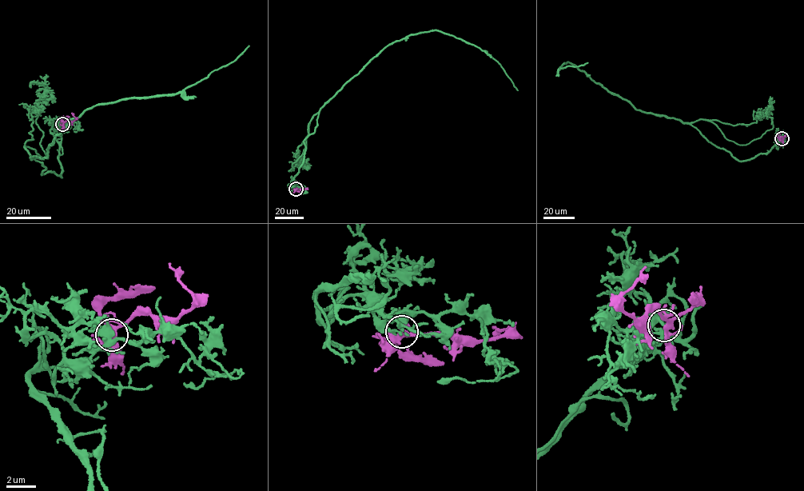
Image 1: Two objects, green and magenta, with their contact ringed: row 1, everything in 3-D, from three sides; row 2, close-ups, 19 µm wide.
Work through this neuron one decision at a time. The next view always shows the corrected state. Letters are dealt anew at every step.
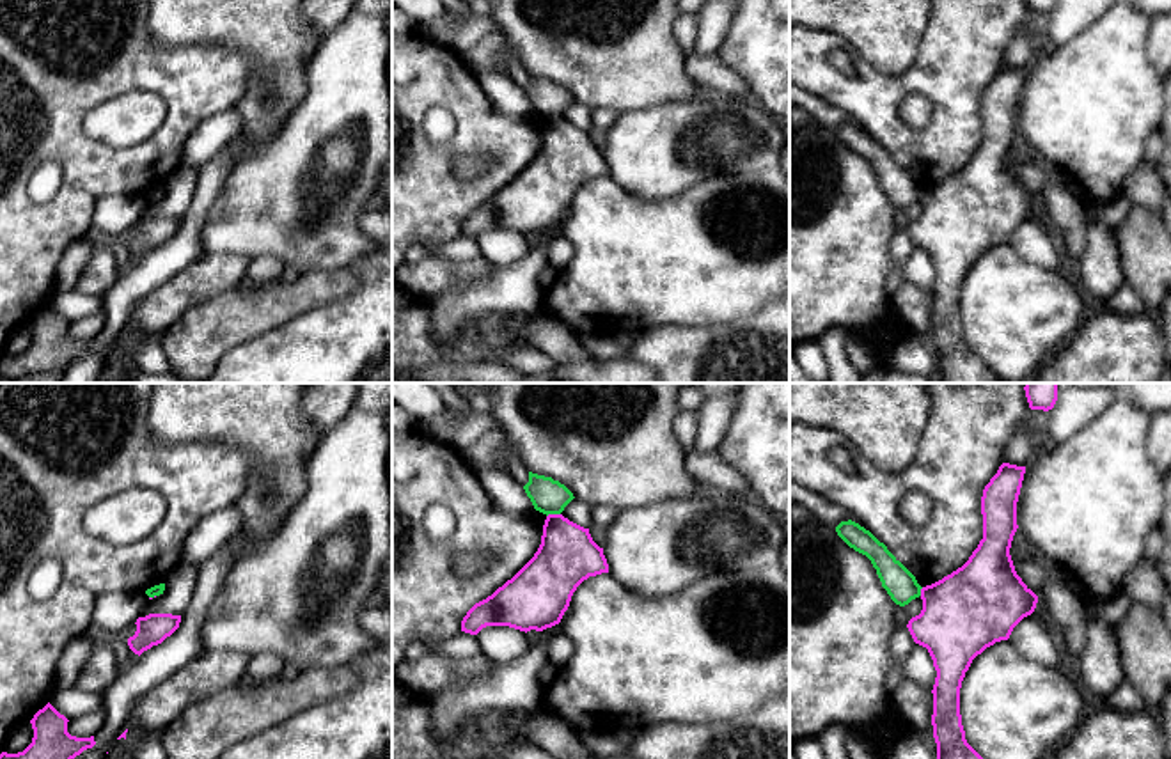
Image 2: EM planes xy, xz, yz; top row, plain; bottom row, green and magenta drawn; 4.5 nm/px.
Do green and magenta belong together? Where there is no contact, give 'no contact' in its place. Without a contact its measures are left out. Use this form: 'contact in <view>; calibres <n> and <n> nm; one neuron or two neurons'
contact in xz; calibres 160 and 260 nm; two neurons

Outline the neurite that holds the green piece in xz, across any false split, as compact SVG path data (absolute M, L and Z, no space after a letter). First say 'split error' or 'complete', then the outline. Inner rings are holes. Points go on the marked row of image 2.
complete | M529 472L529 482L523 486L536 511L543 514L561 514L575 498L573 493L552 477Z

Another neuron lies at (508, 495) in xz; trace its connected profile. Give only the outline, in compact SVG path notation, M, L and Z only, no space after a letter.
M486 466L475 470L475 475L499 509L515 514L536 511L523 486L516 482L511 473Z

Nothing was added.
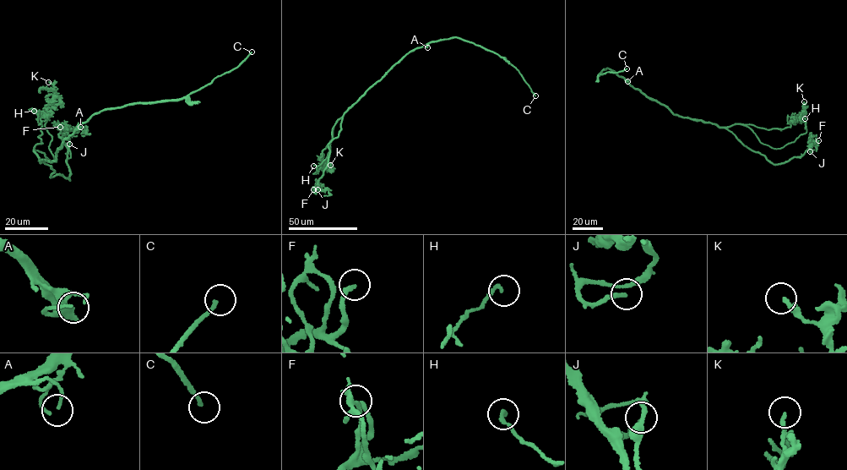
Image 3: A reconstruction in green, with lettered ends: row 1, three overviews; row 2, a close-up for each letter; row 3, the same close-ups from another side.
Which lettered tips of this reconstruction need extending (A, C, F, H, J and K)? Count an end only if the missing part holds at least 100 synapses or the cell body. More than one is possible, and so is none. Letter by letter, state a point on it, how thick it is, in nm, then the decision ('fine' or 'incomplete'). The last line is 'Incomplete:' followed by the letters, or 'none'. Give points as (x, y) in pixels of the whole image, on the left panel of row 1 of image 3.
A: (80, 127) | 120 nm | fine
C: (252, 51) | 140 nm | incomplete
F: (60, 127) | 200 nm | incomplete
H: (34, 111) | 150 nm | fine
J: (69, 144) | 200 nm | incomplete
K: (48, 82) | 140 nm | fine
Incomplete: C, F, J

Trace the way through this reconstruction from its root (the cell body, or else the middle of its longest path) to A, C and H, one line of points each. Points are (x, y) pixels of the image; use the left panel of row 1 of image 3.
A: (56, 155), (65, 139), (80, 127)
C: (56, 155), (65, 139), (92, 115), (138, 103), (178, 101), (236, 68), (252, 51)
H: (56, 155), (40, 162), (34, 150), (57, 161), (48, 147), (46, 112), (34, 111)

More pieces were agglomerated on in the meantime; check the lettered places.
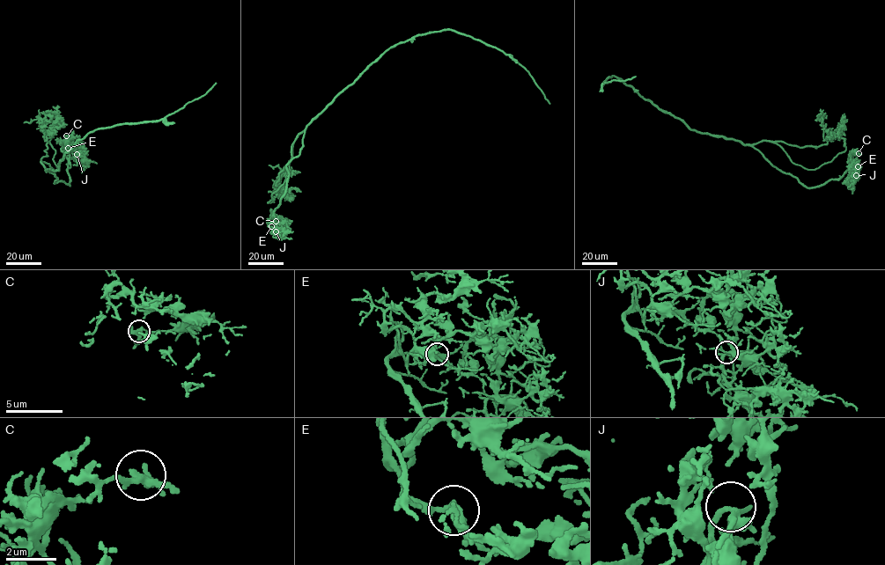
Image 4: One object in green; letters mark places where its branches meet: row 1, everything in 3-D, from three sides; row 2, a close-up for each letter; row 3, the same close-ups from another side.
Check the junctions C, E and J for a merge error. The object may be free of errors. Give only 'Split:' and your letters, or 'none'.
Split: none

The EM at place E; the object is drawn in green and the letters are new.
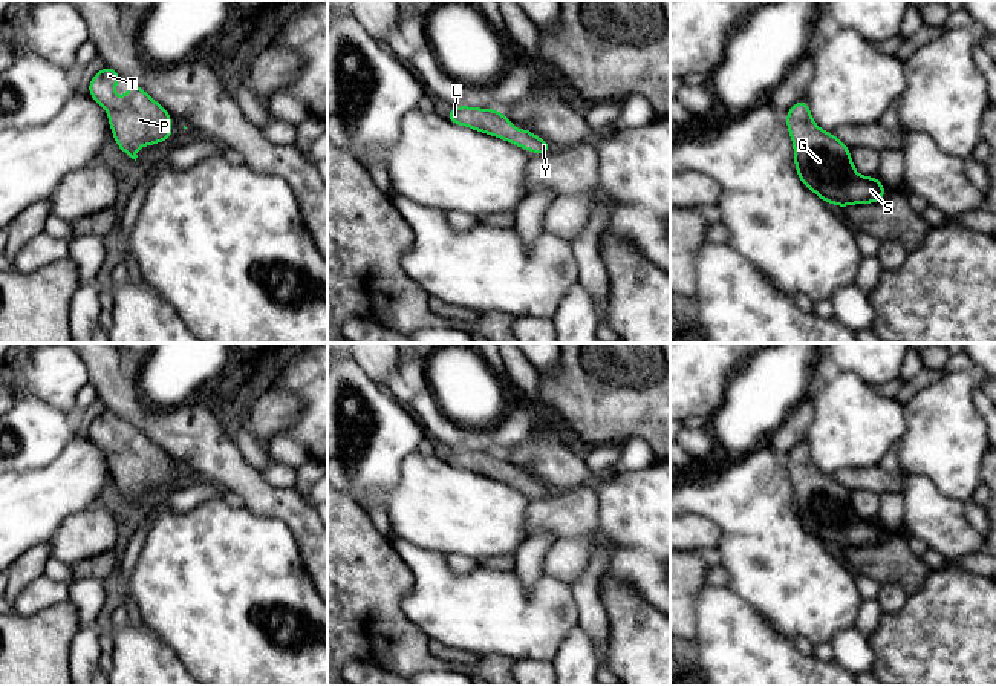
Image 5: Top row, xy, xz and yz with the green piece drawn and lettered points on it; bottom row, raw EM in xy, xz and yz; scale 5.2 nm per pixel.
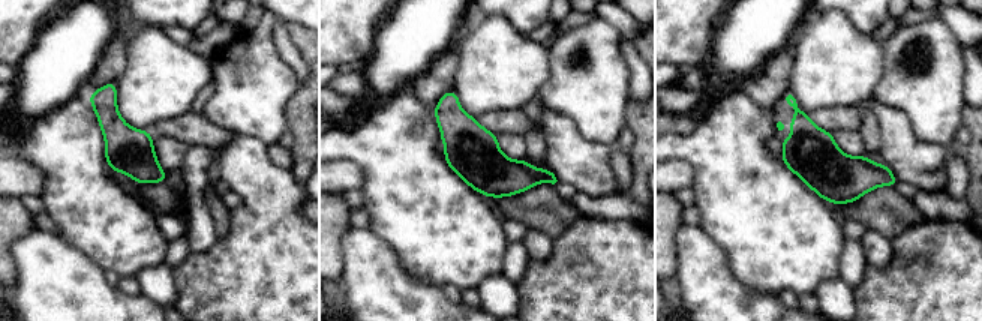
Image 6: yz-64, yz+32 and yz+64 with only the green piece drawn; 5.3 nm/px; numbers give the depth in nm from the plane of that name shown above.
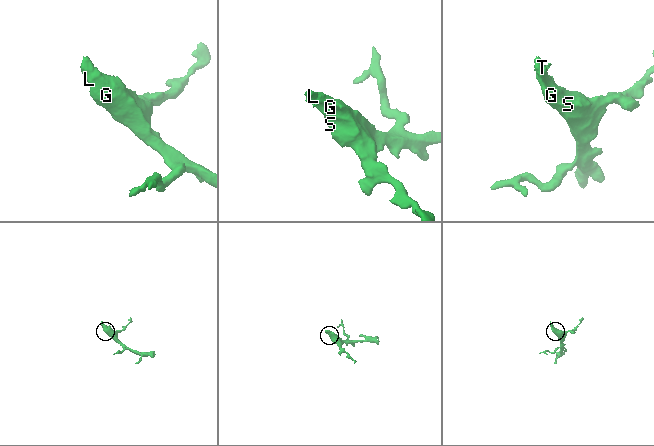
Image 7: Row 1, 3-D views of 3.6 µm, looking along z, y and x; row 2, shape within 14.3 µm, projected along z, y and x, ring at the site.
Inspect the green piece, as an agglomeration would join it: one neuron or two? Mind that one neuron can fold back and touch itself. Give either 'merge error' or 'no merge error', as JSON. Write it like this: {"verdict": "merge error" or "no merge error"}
{"verdict": "no merge error"}

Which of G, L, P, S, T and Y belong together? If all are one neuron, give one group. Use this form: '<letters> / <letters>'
G L P S T Y

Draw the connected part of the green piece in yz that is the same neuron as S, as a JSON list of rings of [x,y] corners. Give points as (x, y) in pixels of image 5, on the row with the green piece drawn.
[[[806,98],[791,106],[785,122],[794,145],[796,172],[802,184],[823,202],[843,208],[887,196],[877,176],[857,173],[851,149],[814,122]]]

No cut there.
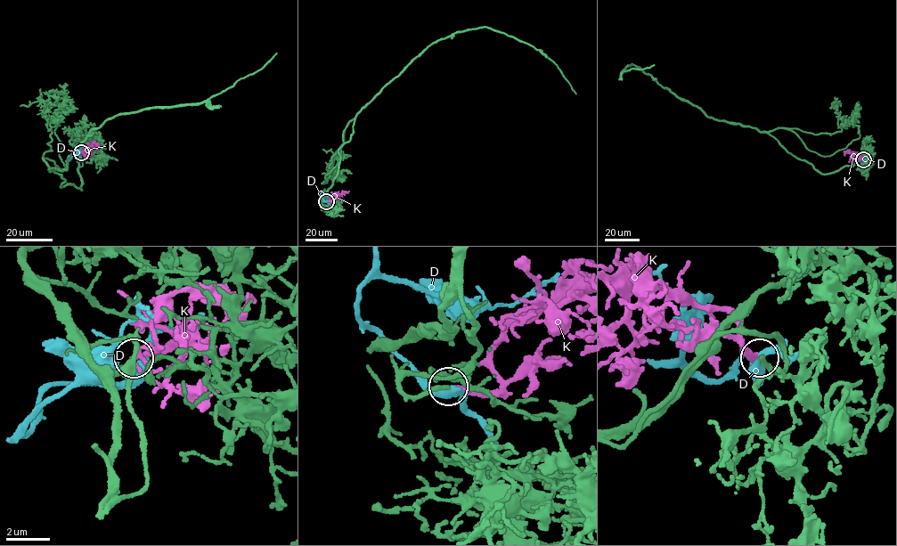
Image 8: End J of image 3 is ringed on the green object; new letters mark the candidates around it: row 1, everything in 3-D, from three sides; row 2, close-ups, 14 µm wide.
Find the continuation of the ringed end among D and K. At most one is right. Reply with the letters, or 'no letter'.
K

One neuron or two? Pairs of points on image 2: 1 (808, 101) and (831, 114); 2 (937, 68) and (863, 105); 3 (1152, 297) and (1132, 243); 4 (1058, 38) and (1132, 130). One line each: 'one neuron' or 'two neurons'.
1: one neuron
2: one neuron
3: one neuron
4: two neurons

